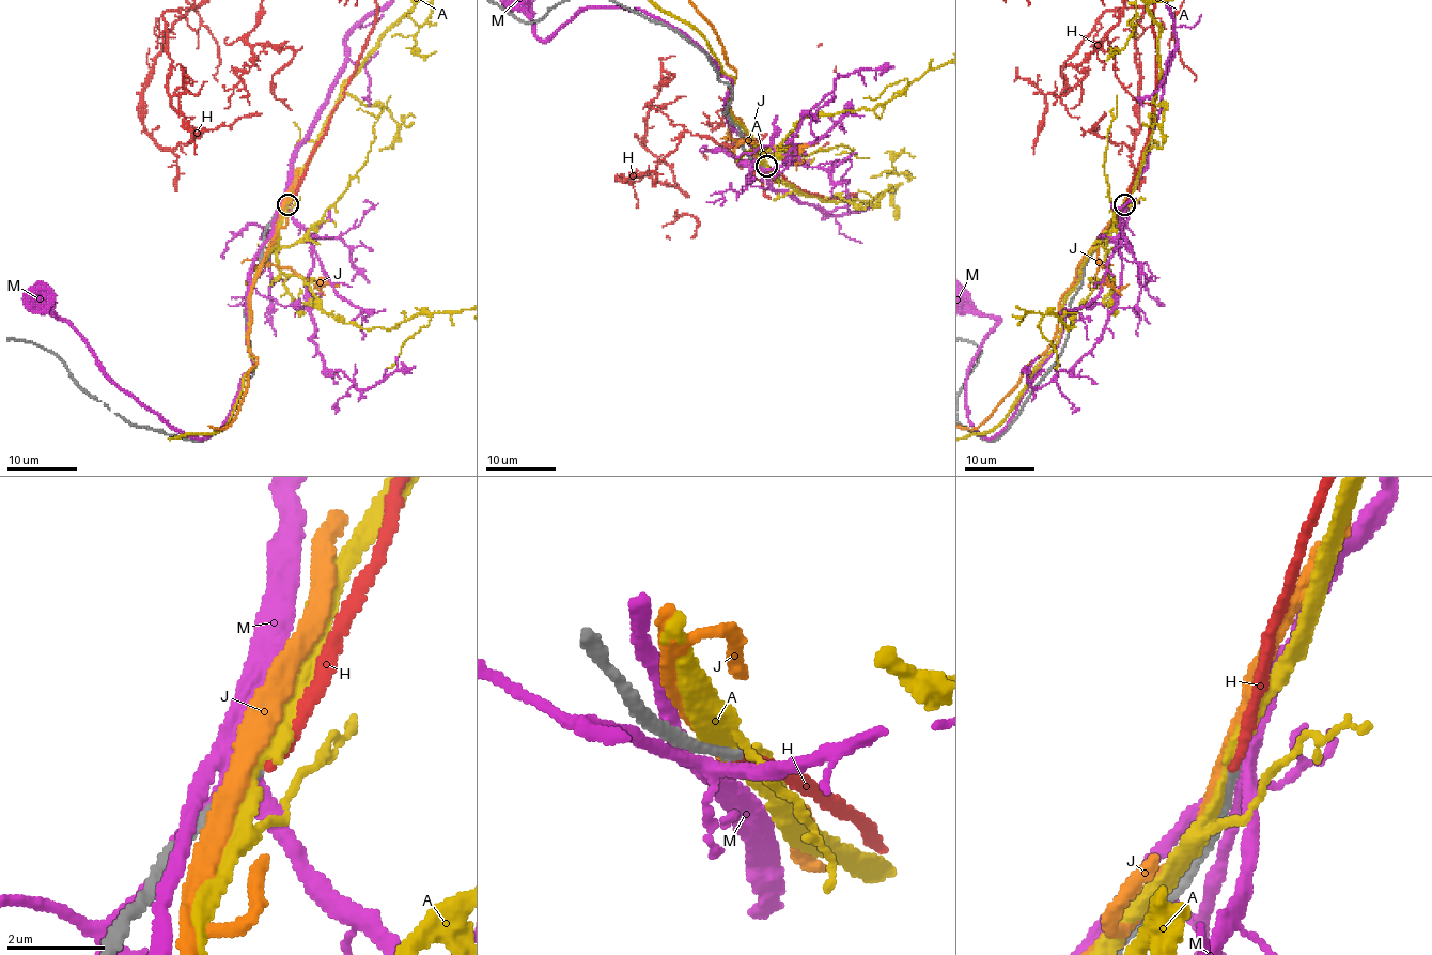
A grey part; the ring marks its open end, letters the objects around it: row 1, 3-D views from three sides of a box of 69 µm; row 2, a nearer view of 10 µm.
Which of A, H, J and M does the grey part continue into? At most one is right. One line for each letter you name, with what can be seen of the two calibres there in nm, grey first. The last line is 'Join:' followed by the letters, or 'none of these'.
H: Thickness 220 nm (grey) against 220 nm
Join: H

